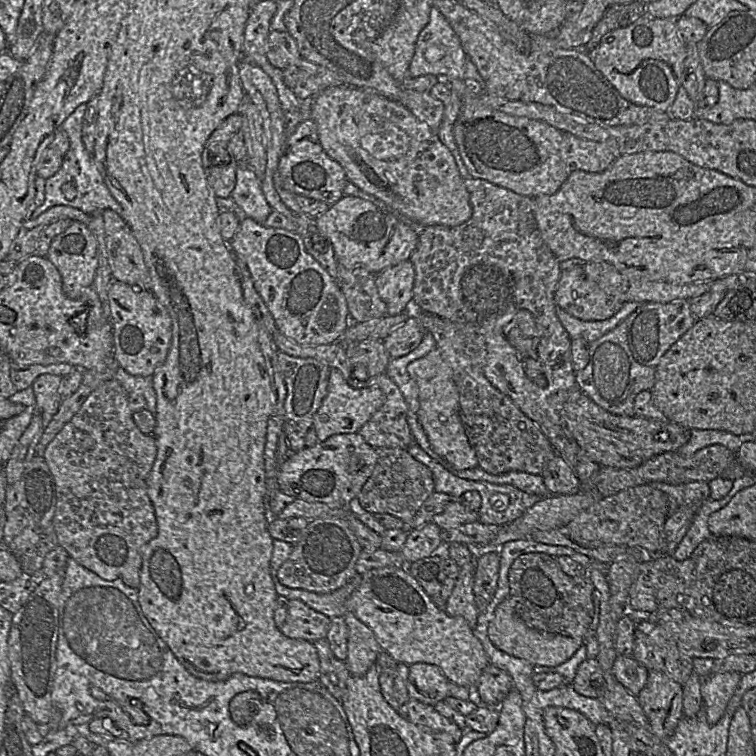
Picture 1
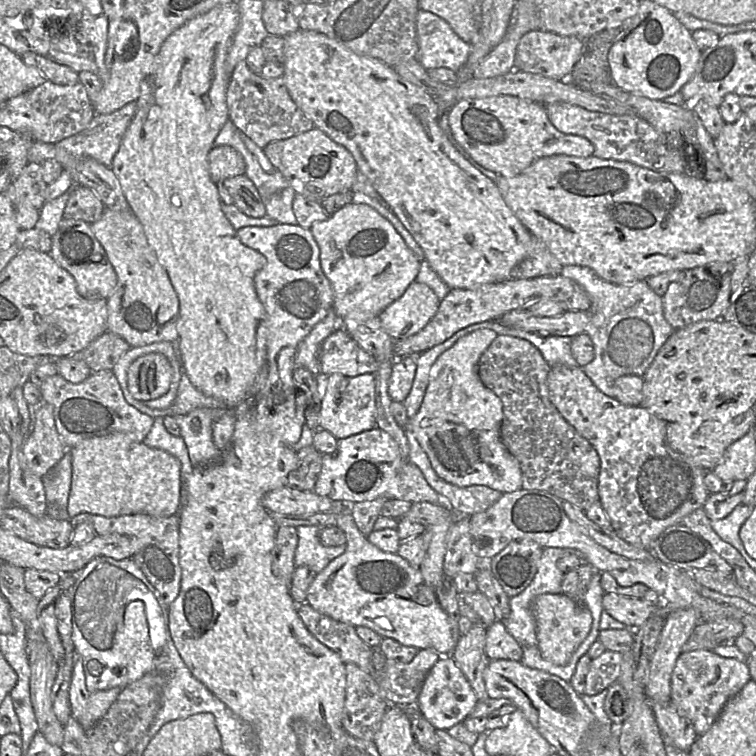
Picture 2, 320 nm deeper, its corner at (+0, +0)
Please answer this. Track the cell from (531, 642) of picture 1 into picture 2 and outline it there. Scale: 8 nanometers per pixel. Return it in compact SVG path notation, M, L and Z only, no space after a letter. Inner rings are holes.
M541 594L533 600L531 612L542 657L558 666L567 664L591 630L593 618L590 610L564 594Z

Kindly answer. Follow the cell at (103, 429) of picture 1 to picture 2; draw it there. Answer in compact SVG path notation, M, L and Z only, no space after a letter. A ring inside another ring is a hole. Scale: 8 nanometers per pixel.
M80 513L70 518L70 523L76 527L86 521L92 522L100 536L121 534L131 538L134 554L132 559L144 573L148 581L158 590L165 604L170 604L177 598L182 569L179 562L179 517L171 515L158 518L144 513L105 517L91 513Z

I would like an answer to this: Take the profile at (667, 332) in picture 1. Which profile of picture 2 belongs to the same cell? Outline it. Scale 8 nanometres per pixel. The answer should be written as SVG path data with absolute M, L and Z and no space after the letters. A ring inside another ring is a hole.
M749 257L729 262L712 262L691 270L682 271L681 277L672 282L662 296L663 314L674 330L702 320L721 319L730 305L732 294L747 282Z

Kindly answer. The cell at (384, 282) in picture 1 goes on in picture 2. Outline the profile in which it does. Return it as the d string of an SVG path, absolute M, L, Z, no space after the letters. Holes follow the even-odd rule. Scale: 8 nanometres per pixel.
M412 282L403 295L386 307L379 315L384 331L394 340L417 334L435 316L440 300L426 284Z

